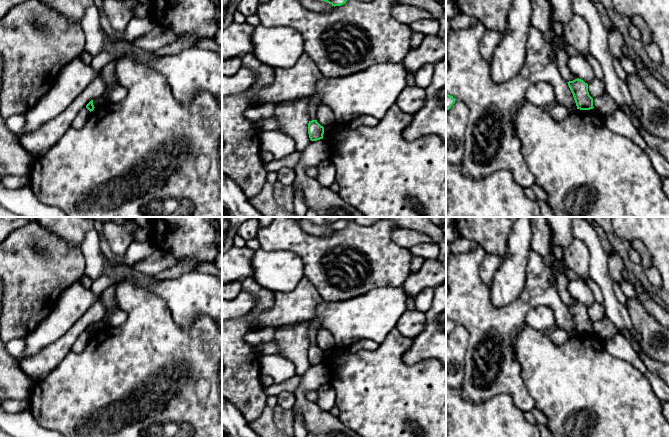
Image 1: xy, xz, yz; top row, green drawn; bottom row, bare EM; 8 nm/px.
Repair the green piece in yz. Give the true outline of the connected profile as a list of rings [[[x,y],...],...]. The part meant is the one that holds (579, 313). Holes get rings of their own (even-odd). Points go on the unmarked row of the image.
[[[577,302],[567,306],[573,318],[577,333],[590,334],[593,333],[593,322],[589,319],[588,308]]]

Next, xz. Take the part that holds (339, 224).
[[[304,217],[304,218],[310,220],[311,222],[313,222],[315,224],[325,225],[334,231],[345,228],[348,223],[348,221],[343,220],[343,219],[339,219],[334,222],[328,222],[324,217]]]

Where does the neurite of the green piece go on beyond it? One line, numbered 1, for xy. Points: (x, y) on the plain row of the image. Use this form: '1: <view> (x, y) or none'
1: none

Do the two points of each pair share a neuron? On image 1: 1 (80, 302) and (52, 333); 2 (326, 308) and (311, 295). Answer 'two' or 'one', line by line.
1: one
2: two

